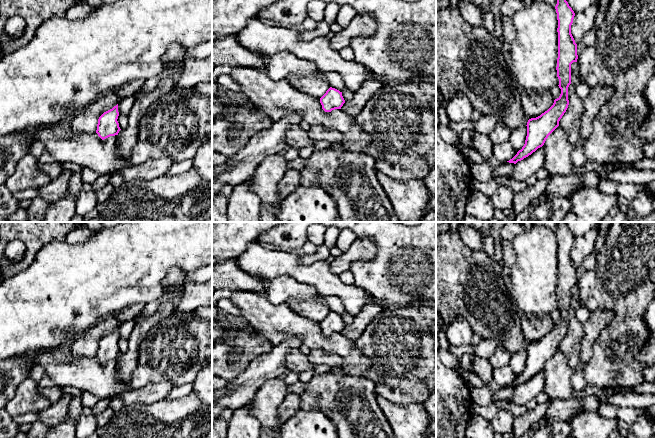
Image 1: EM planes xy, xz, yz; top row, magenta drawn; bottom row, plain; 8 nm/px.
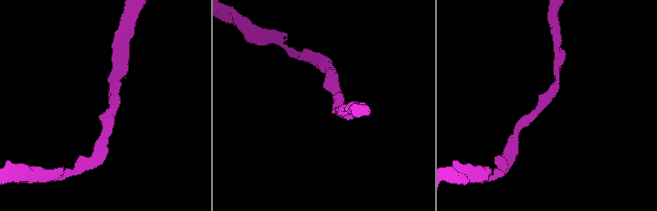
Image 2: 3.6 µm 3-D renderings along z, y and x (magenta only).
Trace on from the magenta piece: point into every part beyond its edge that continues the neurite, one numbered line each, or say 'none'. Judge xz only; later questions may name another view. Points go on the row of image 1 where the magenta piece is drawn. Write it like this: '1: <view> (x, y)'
none

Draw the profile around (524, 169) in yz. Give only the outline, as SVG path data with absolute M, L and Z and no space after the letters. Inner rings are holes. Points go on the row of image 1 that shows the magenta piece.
M542 146L515 164L512 177L520 182L527 181L528 178L535 175L537 171L543 167L544 157L545 153Z

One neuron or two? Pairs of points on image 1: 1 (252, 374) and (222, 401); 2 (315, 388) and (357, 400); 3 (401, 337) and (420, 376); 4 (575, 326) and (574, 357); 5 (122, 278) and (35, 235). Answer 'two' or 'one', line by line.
1: one
2: one
3: one
4: one
5: two

